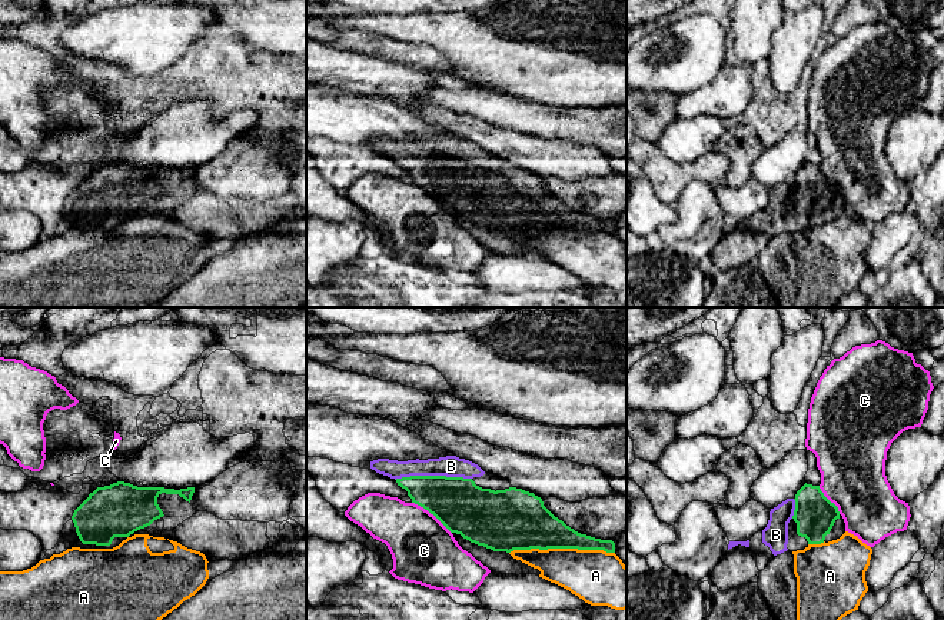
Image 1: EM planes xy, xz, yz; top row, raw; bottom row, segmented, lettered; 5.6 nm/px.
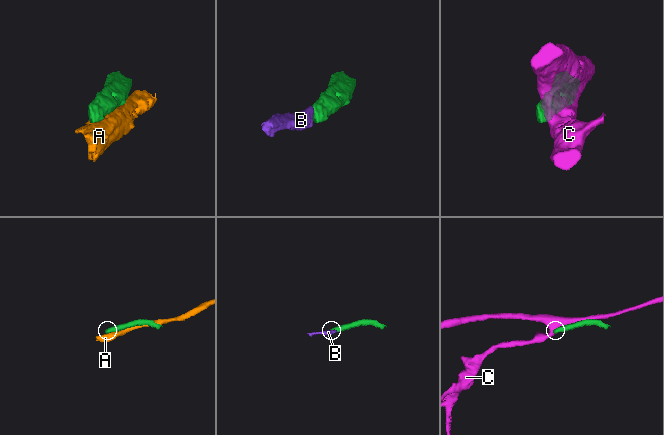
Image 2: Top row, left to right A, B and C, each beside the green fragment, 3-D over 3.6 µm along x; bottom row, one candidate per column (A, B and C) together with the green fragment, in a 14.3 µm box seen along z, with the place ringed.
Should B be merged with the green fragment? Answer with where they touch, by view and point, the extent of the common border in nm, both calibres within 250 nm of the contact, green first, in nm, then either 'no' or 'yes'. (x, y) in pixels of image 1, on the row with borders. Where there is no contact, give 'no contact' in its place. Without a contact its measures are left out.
contact xz (432, 476); length 440 nm; calibres 300 and 130 nm; yes

